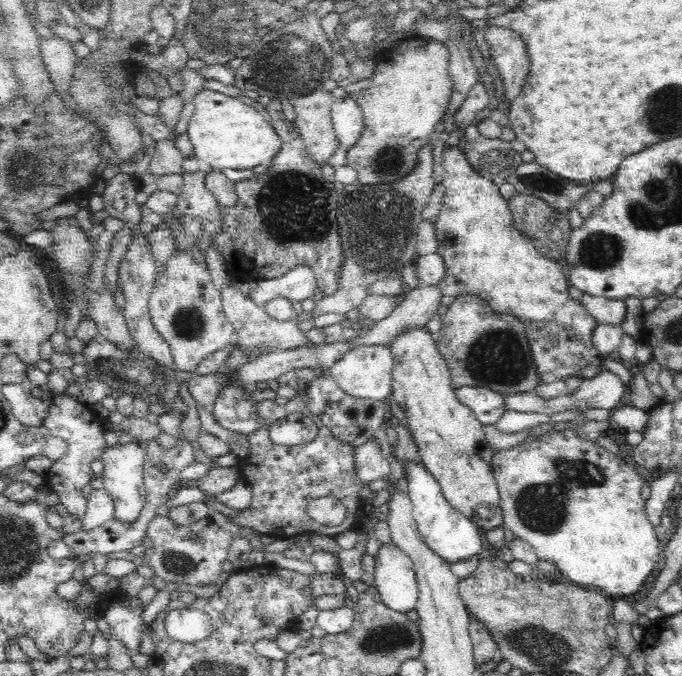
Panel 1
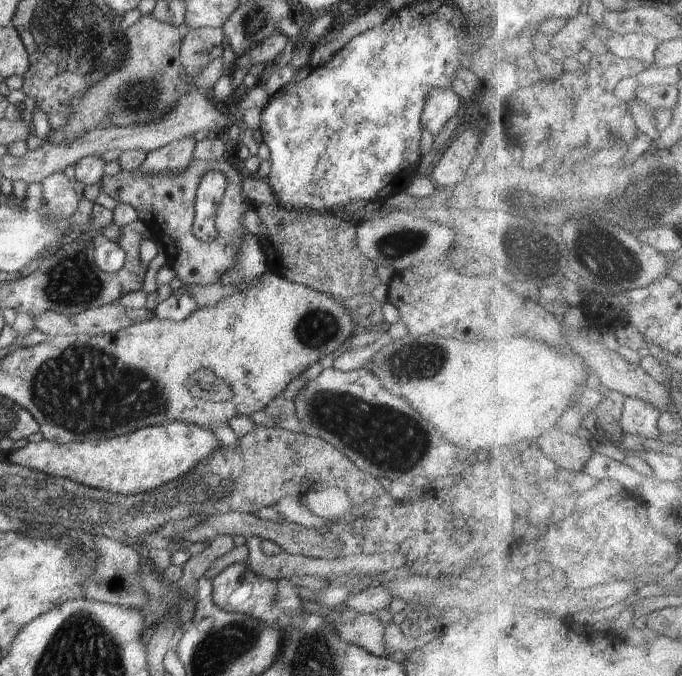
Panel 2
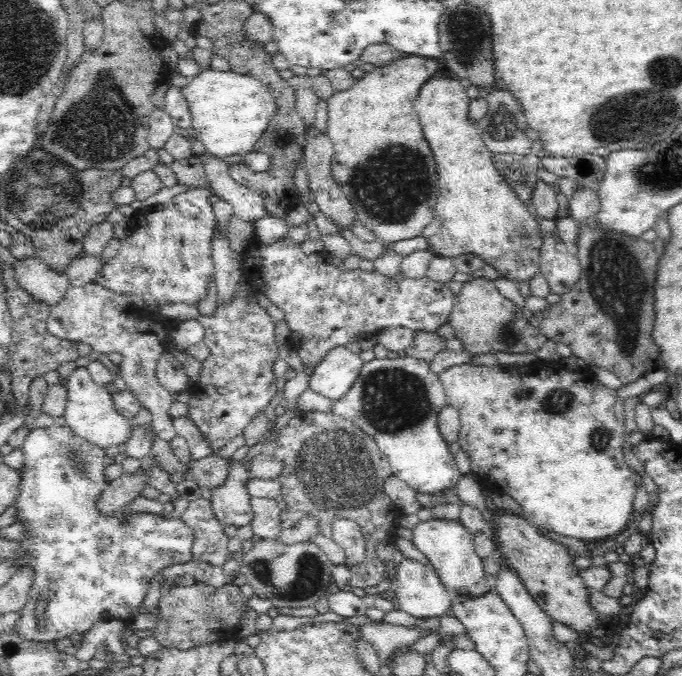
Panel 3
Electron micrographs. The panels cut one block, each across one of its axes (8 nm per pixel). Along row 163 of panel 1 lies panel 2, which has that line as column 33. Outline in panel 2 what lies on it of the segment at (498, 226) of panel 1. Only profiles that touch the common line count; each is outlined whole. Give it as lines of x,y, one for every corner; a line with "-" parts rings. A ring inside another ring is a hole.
176,420
104,440
58,443
43,439
37,443
28,442
5,457
12,464
48,476
66,478
94,490
134,496
150,492
190,472
198,462
208,460
208,456
218,448
220,442
210,429

